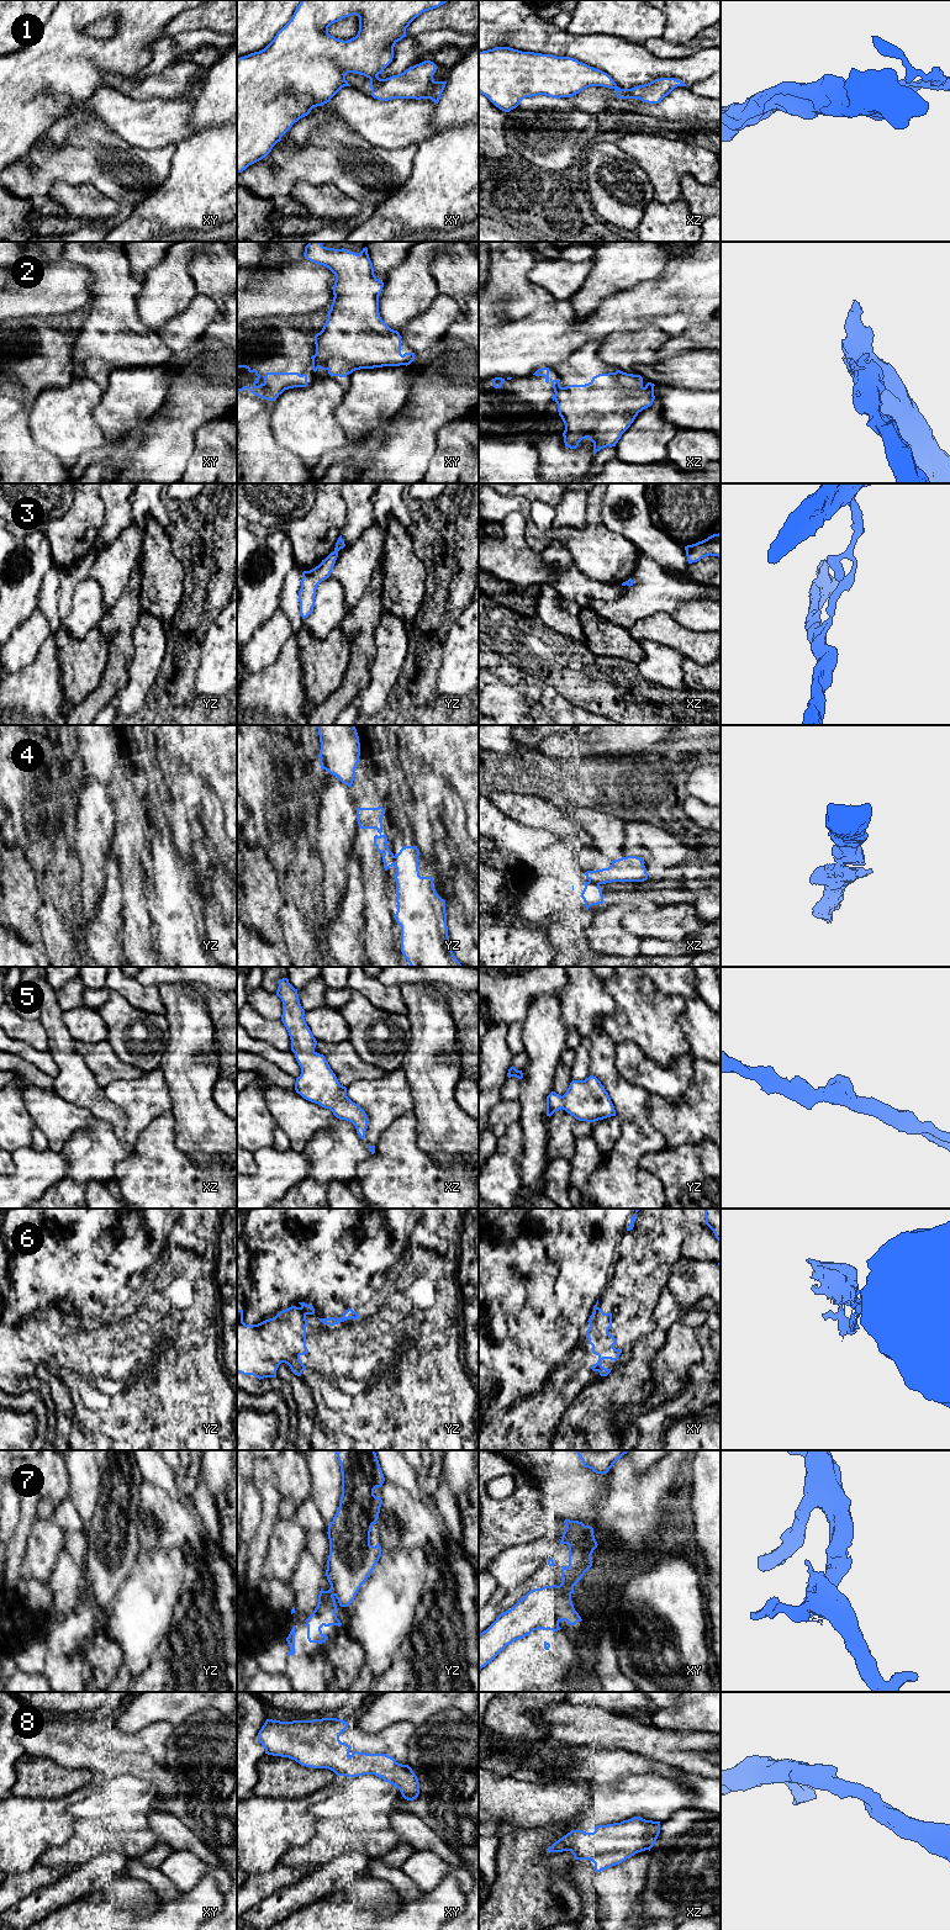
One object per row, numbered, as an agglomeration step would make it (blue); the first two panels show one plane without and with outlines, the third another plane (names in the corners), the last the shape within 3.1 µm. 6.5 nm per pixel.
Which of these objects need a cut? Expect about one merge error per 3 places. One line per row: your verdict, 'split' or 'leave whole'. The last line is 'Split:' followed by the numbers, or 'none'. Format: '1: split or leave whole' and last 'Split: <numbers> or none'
1: split
2: split
3: split
4: split
5: leave whole
6: split
7: split
8: leave whole
Split: 1, 2, 3, 4, 6, 7

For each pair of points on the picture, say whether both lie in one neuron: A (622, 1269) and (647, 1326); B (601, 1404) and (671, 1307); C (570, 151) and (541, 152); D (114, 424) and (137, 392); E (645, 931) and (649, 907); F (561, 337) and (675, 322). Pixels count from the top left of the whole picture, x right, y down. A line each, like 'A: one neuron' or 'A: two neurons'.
A: one neuron
B: one neuron
C: one neuron
D: one neuron
E: two neurons
F: one neuron

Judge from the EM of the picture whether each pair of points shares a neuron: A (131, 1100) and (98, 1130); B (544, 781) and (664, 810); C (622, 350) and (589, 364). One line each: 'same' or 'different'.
A: same
B: same
C: different

